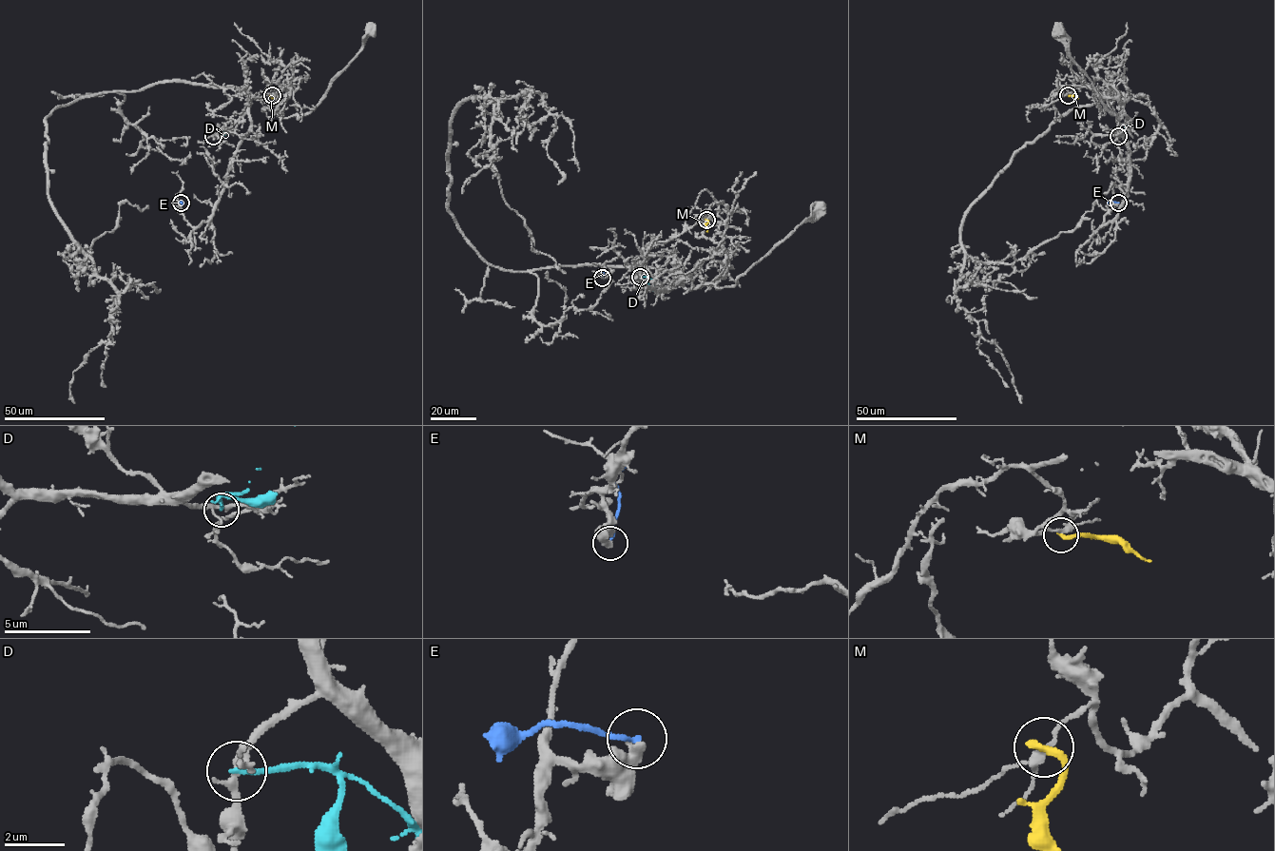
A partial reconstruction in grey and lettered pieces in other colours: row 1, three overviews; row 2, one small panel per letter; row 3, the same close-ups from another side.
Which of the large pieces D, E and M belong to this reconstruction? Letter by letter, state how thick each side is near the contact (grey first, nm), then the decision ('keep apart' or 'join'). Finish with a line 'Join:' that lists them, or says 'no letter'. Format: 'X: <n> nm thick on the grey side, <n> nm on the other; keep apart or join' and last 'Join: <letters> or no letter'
D: 200 nm thick on the grey side, 200 nm on the other; keep apart
E: 480 nm thick on the grey side, 170 nm on the other; keep apart
M: 190 nm thick on the grey side, 280 nm on the other; keep apart
Join: no letter

